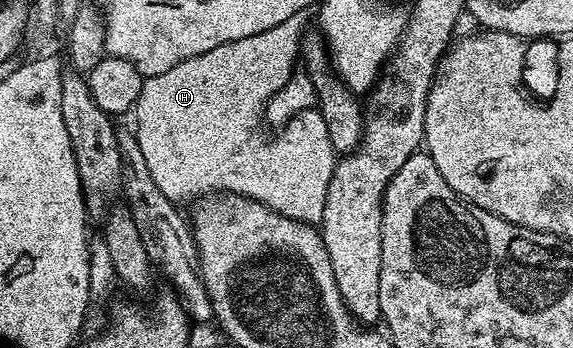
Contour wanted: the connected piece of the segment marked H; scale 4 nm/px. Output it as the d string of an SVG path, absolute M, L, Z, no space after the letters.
M299 16L289 18L281 22L281 26L273 26L269 30L261 30L261 34L252 34L249 38L237 38L237 42L225 42L214 50L205 50L205 54L197 54L193 58L185 58L173 66L173 70L165 70L165 74L157 74L144 79L141 86L141 94L137 98L133 109L135 125L133 131L137 138L137 146L141 146L141 154L145 158L145 166L149 166L149 174L153 174L153 182L157 182L157 190L165 194L165 198L176 202L188 200L194 201L200 196L208 194L230 194L233 196L247 196L250 200L261 202L272 208L277 214L288 216L294 220L300 220L306 224L316 226L323 223L323 211L325 210L325 194L329 194L329 178L333 174L337 163L337 153L329 142L329 130L325 130L325 118L321 118L318 107L303 108L295 112L280 128L270 132L265 125L259 124L263 106L269 98L281 91L286 86L291 70L301 56L301 31L299 32Z

